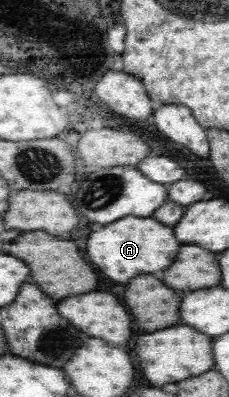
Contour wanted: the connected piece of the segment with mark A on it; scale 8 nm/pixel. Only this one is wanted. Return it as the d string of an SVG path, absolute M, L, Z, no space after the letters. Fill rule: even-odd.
M124 217L124 221L114 221L100 231L90 233L86 253L88 261L96 265L108 279L116 283L128 283L132 277L140 273L152 273L156 277L162 275L168 265L172 265L176 253L180 249L180 241L174 235L174 229L162 225L152 217Z

